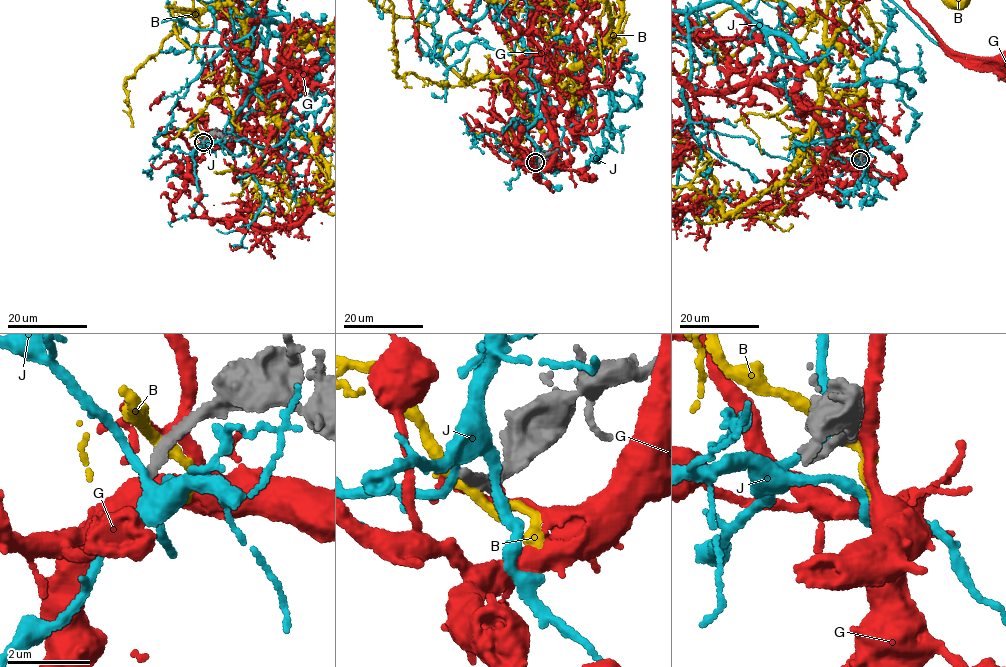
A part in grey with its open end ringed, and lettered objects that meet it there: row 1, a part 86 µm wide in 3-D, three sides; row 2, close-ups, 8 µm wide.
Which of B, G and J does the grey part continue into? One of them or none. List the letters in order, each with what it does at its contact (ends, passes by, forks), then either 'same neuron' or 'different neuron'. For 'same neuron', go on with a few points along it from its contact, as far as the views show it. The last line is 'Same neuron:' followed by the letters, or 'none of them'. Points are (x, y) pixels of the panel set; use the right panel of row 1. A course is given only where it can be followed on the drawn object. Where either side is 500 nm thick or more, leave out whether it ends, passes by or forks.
B: it passes by; different neuron
G: it forks there; different neuron
J: it passes by; different neuron
Same neuron: none of them

